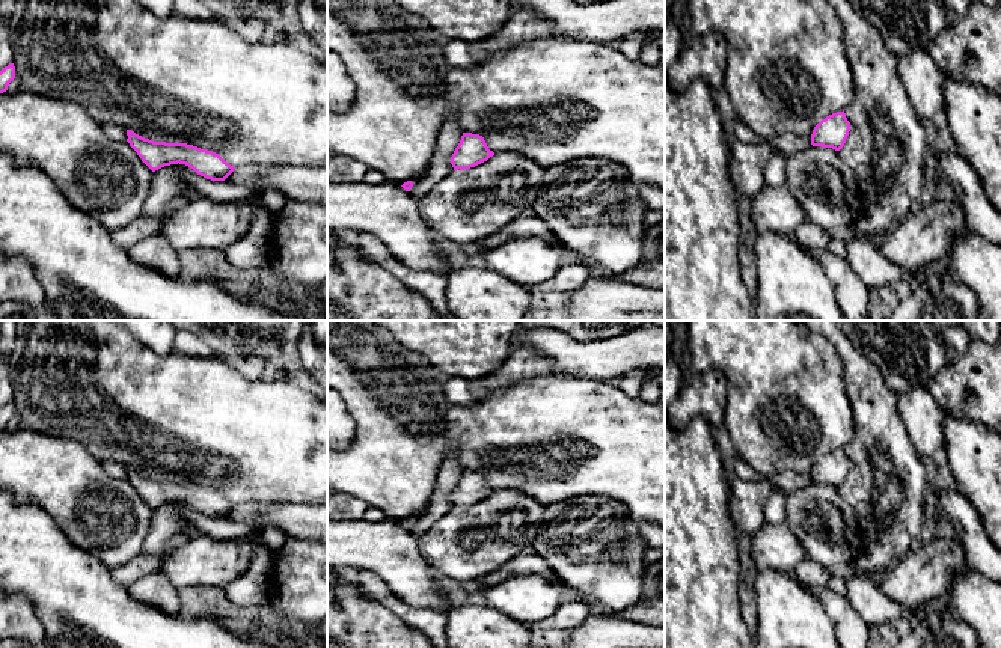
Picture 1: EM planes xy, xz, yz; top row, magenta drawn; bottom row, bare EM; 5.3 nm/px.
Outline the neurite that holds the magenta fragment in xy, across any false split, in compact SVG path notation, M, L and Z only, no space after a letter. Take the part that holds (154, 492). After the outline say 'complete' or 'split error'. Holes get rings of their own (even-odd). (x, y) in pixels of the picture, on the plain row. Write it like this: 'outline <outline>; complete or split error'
outline M127 467L127 479L137 490L142 499L152 508L170 502L185 502L197 512L211 518L225 518L234 503L226 500L219 491L201 487L187 481L154 479Z; complete

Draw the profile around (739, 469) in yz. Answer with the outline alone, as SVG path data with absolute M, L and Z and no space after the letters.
M736 457L730 467L725 467L728 478L739 478L743 481L769 481L773 487L772 494L764 506L764 520L769 524L785 523L787 518L787 497L790 493L781 490L772 478L754 472L742 458Z

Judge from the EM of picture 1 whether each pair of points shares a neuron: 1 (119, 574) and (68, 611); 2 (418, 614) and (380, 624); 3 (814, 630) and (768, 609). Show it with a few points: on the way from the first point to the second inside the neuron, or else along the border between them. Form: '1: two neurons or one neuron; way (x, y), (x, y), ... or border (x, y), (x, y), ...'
1: two neurons; border (110, 570), (110, 574), (125, 588)
2: two neurons; border (373, 597), (407, 624), (422, 632)
3: one neuron; way (802, 630), (780, 611)

